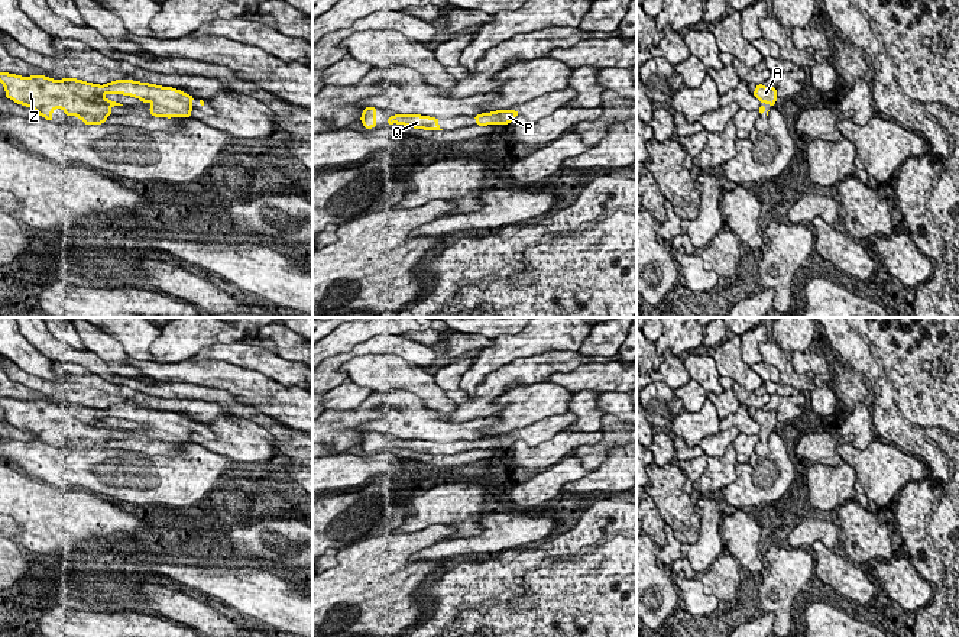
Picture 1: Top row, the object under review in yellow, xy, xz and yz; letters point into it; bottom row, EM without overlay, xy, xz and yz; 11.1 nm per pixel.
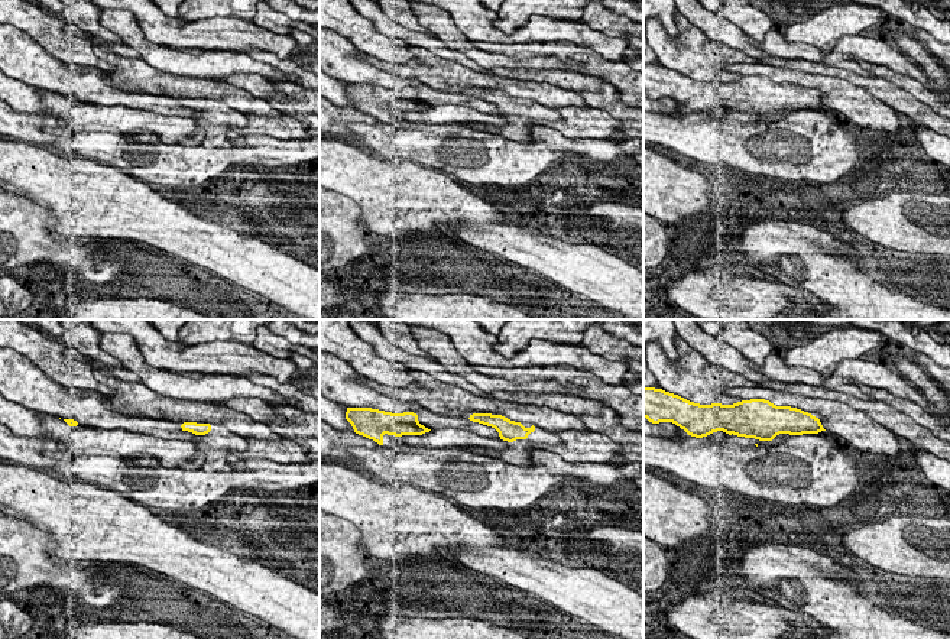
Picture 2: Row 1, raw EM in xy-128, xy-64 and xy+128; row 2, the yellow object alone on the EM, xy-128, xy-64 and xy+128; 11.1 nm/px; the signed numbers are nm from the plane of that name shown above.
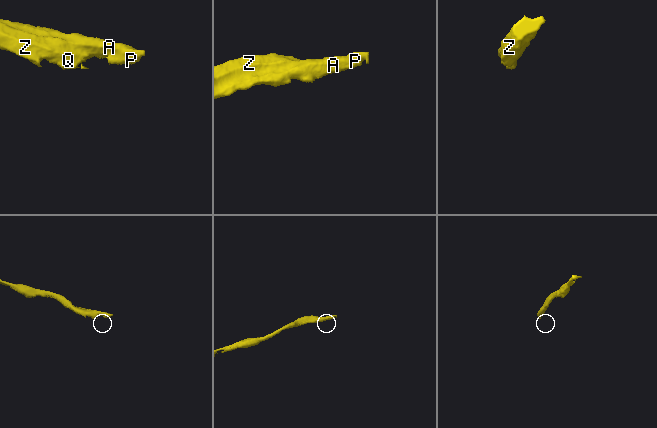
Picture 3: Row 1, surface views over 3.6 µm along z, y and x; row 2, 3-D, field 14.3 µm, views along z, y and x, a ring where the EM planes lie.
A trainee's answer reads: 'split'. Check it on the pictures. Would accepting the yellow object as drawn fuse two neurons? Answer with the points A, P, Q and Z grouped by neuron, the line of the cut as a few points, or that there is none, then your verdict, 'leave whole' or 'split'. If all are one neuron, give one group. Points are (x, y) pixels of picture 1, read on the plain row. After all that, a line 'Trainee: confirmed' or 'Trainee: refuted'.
A P Q Z; no cut; leave whole
Trainee: refuted

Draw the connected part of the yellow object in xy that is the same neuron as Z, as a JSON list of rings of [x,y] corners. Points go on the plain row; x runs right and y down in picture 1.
[[[0,397],[6,421],[17,429],[33,433],[38,439],[54,446],[52,436],[62,433],[67,440],[77,440],[85,449],[101,449],[113,430],[120,427],[104,420],[124,418],[150,427],[155,442],[189,442],[194,421],[172,413],[132,404],[116,404],[104,410],[85,407],[77,402],[52,404],[45,400],[20,401]]]

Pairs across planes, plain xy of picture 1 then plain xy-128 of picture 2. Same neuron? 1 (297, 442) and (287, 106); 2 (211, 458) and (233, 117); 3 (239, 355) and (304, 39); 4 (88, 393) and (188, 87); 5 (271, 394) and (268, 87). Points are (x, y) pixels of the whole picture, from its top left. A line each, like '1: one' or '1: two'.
1: one
2: two
3: two
4: one
5: two

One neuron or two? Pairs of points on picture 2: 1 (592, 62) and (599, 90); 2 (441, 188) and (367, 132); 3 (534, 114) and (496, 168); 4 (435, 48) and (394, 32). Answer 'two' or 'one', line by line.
1: two
2: two
3: two
4: one

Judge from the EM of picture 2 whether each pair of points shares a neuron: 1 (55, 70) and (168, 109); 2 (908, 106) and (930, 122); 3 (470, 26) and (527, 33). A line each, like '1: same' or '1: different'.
1: same
2: same
3: same

